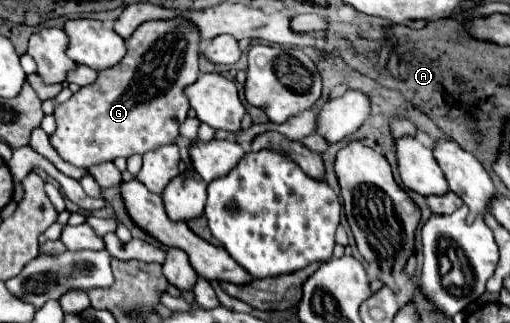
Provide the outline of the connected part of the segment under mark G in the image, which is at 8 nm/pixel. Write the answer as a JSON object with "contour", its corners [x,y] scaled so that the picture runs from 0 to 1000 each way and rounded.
{"contour":[[[353,50],[318,68],[294,62],[263,93],[263,111],[255,111],[255,136],[247,124],[247,142],[247,173],[224,211],[192,223],[188,254],[161,266],[133,316],[114,322],[106,341],[110,402],[98,421],[98,446],[114,471],[114,483],[141,514],[173,526],[184,508],[216,502],[235,483],[251,489],[259,477],[282,477],[302,458],[337,446],[353,421],[353,390],[361,384],[373,341],[373,322],[357,279],[388,241],[388,87],[380,87],[373,62]]]}

